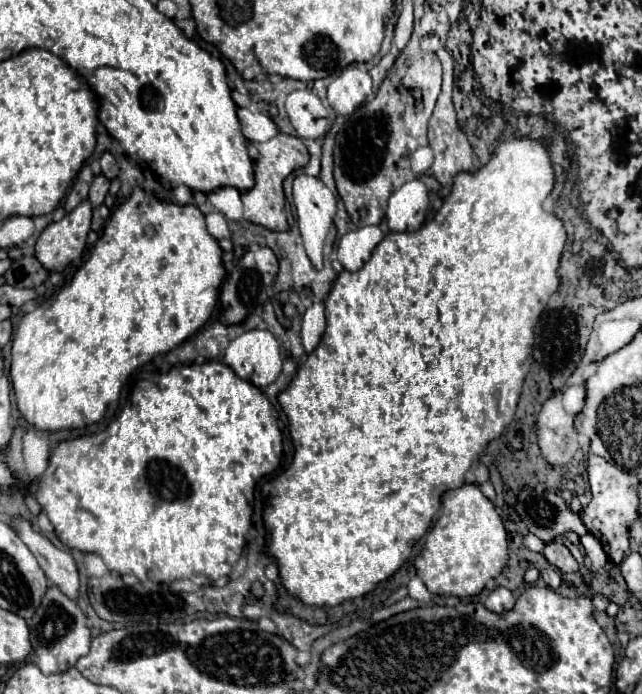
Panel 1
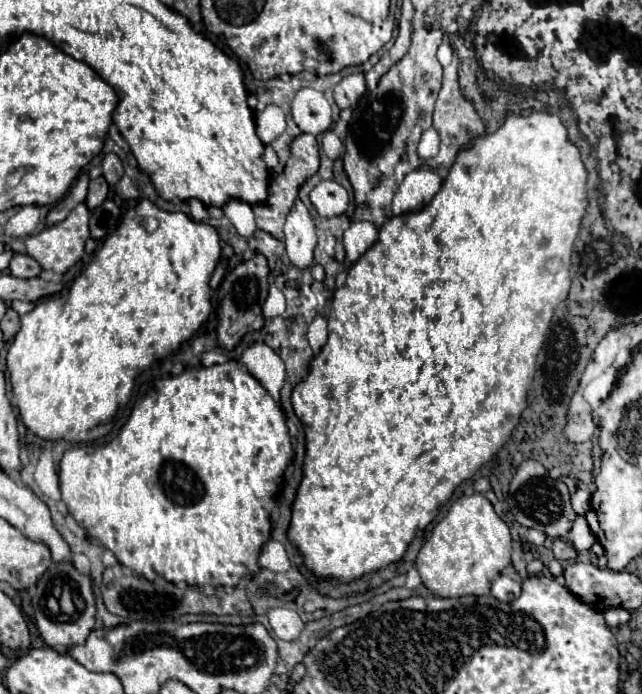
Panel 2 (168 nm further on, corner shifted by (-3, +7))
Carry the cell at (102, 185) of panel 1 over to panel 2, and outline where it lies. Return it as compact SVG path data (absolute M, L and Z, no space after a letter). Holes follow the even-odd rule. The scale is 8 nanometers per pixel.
M98 177L98 179L92 179L90 181L90 187L88 187L88 195L86 195L86 207L92 211L96 207L100 207L100 203L104 203L108 195L108 183L104 177Z

